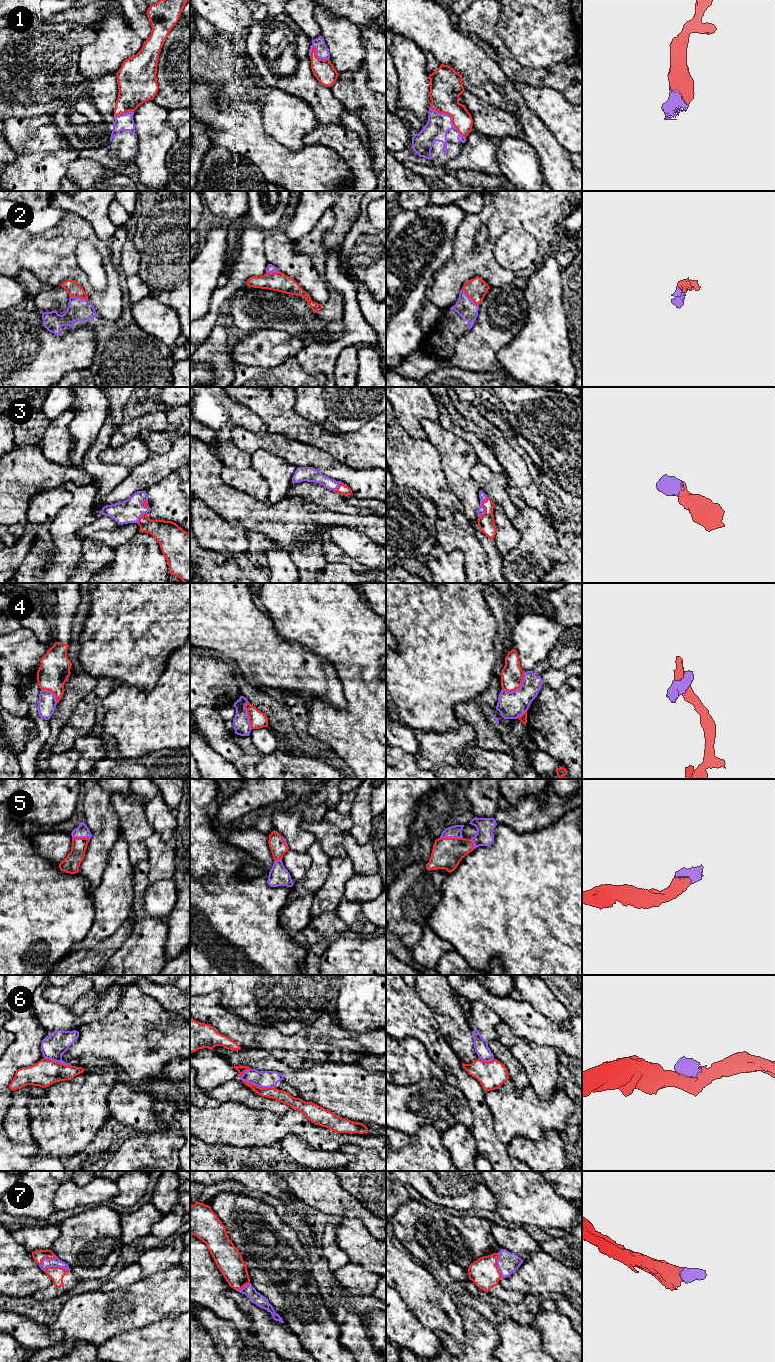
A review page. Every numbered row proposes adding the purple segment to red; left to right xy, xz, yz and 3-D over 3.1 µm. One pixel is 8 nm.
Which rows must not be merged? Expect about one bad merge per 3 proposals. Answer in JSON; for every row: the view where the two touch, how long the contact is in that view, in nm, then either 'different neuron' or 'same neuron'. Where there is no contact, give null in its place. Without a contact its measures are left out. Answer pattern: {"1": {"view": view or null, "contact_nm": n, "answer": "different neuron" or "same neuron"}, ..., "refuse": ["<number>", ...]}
{"1": {"view": "yz", "contact_nm": 380, "answer": "same neuron"}, "2": {"view": "xy", "contact_nm": 150, "answer": "same neuron"}, "3": {"view": "yz", "contact_nm": 190, "answer": "same neuron"}, "4": {"view": "yz", "contact_nm": 240, "answer": "different neuron"}, "5": {"view": "yz", "contact_nm": 180, "answer": "same neuron"}, "6": {"view": "xz", "contact_nm": 280, "answer": "different neuron"}, "7": {"view": "xy", "contact_nm": 200, "answer": "same neuron"}, "refuse": ["4", "6"]}

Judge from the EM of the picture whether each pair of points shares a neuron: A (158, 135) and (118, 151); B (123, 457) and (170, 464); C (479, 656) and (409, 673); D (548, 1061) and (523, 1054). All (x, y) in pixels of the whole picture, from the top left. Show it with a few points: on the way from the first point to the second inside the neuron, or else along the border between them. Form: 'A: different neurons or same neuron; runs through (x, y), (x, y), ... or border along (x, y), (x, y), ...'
A: different neurons; border along (136, 138), (137, 145)
B: different neurons; border along (151, 455), (131, 469)
C: same neuron; runs through (462, 656), (446, 656), (429, 673), (426, 673)
D: same neuron; runs through (542, 1061), (537, 1061), (529, 1054)

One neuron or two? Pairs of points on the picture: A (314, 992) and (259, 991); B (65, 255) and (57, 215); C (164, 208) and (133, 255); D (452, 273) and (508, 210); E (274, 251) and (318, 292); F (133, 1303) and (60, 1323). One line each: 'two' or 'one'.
A: one
B: two
C: two
D: one
E: one
F: one

